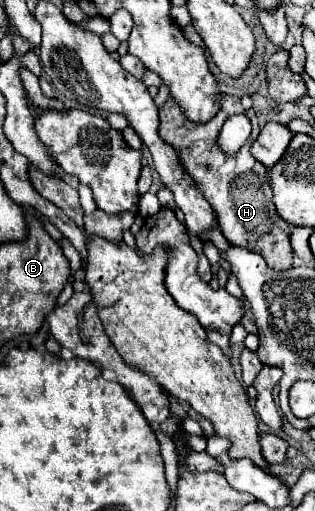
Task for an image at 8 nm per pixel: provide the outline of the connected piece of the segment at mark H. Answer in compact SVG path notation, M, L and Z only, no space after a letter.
M218 93L218 111L216 111L214 119L210 119L210 123L206 123L206 125L196 125L196 123L190 123L190 119L186 119L182 107L178 107L178 103L174 103L174 99L168 99L160 107L158 133L160 133L160 139L164 139L164 143L172 145L186 175L190 175L192 183L202 191L204 199L212 205L222 235L232 245L246 247L248 251L262 255L266 259L268 267L272 267L276 271L290 269L292 267L290 225L282 217L278 217L278 213L274 213L274 201L272 201L274 195L270 191L268 169L250 155L250 145L254 143L254 139L260 133L254 109L250 109L252 133L250 133L248 143L232 157L224 155L216 147L216 137L218 137L220 127L224 125L224 121L230 115L236 115L236 113L246 113L246 109L240 103L240 97L228 95L228 93Z

